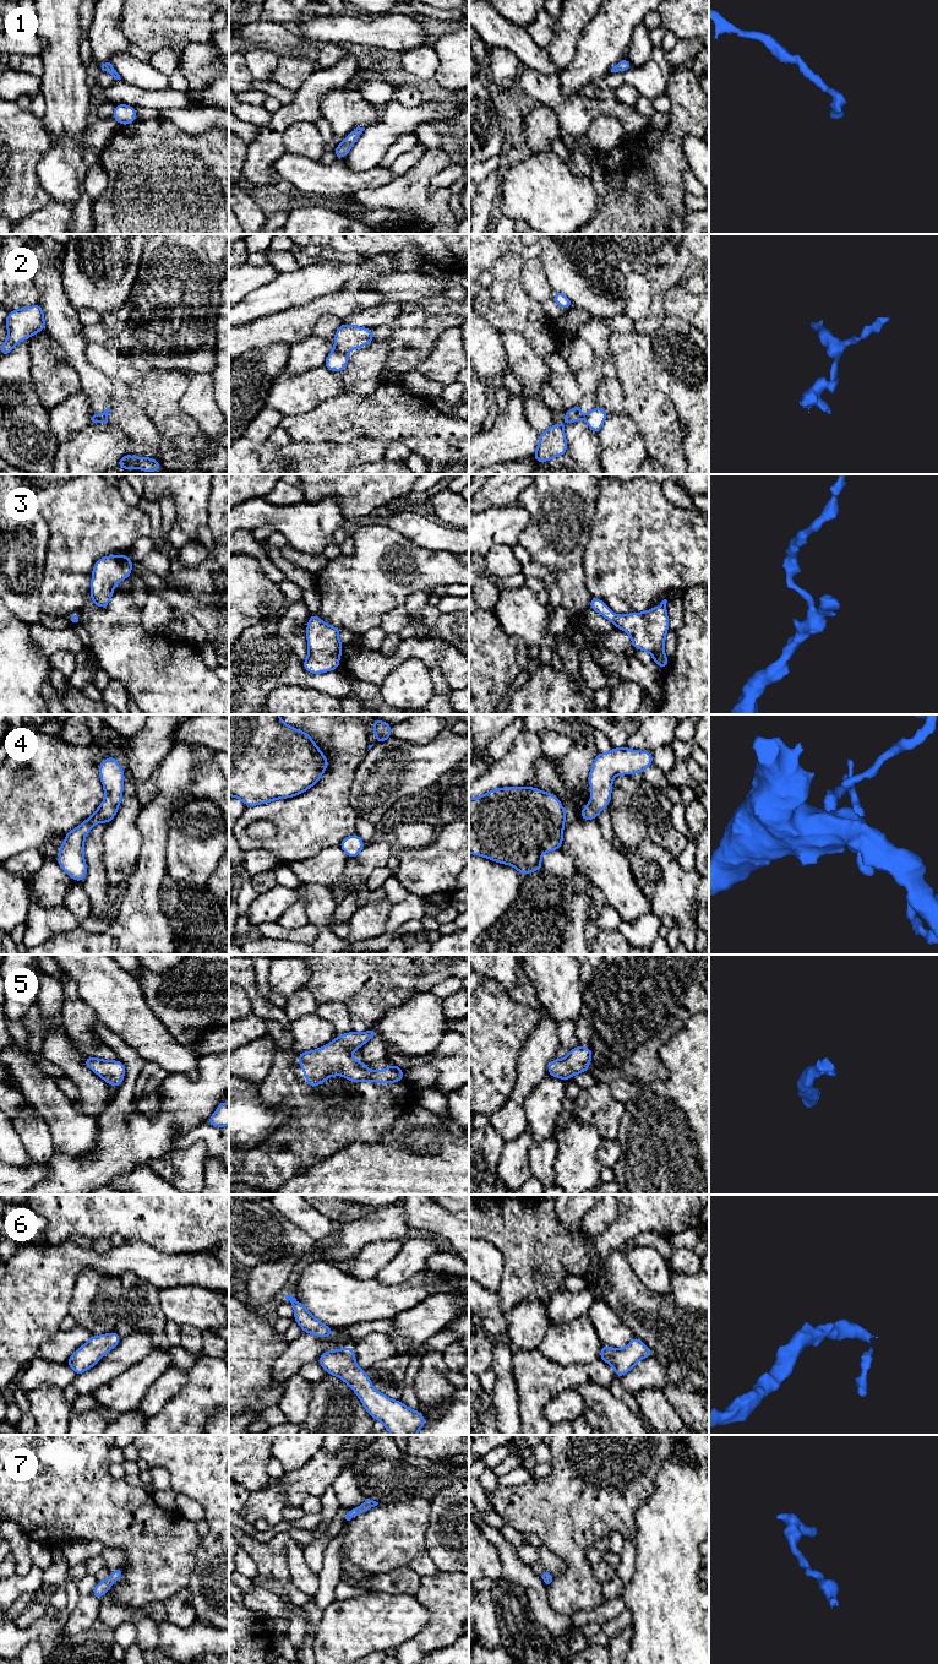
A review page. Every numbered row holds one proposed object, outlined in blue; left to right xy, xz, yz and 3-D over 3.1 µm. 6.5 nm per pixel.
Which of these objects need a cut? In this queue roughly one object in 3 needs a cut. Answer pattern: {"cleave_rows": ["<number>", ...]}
{"cleave_rows": ["2"]}

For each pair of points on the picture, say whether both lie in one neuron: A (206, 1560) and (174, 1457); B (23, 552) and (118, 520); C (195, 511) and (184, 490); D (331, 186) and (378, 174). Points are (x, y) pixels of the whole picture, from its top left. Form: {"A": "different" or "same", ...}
{"A": "same", "B": "different", "C": "same", "D": "same"}

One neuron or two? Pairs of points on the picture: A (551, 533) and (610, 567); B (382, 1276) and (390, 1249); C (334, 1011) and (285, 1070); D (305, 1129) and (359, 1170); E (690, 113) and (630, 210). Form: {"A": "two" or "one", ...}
{"A": "two", "B": "two", "C": "two", "D": "two", "E": "one"}

